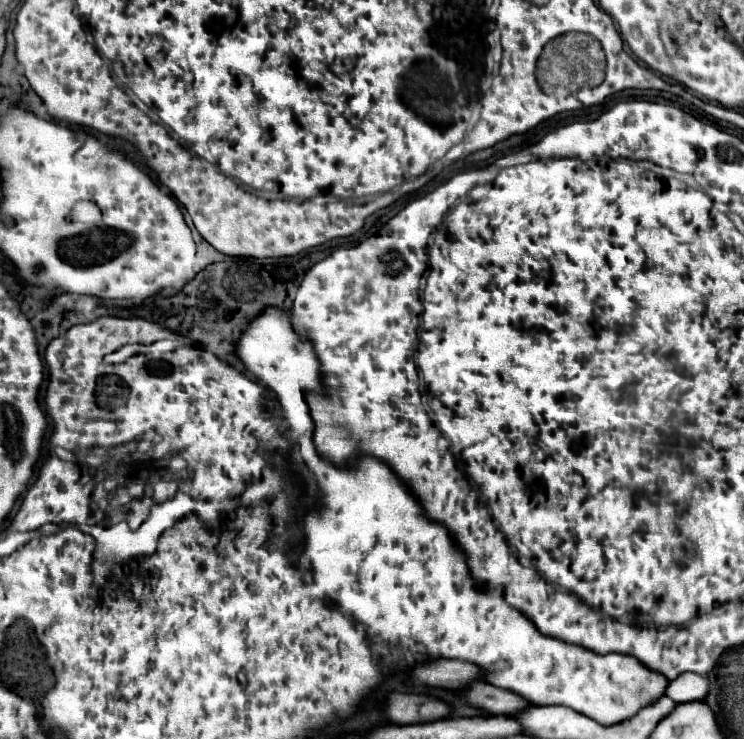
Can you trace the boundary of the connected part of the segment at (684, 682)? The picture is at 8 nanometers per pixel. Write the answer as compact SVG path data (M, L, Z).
M684 672L676 680L668 682L666 696L672 698L674 702L694 702L694 700L704 700L708 690L710 690L710 684L704 676Z

